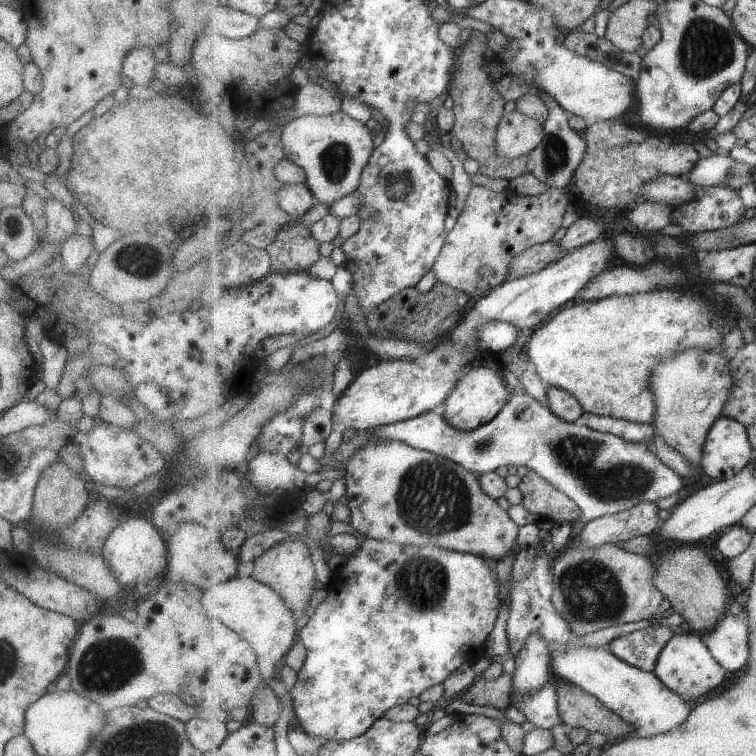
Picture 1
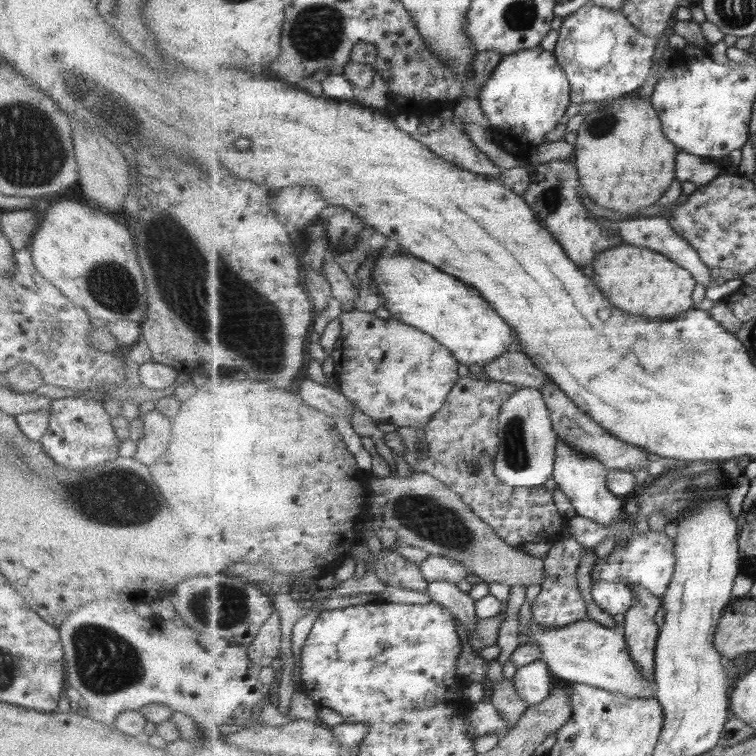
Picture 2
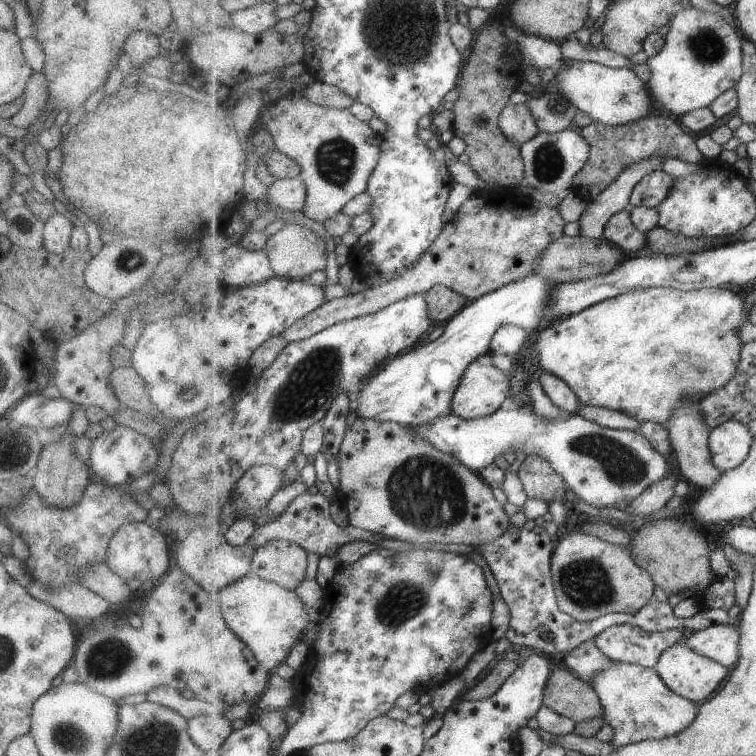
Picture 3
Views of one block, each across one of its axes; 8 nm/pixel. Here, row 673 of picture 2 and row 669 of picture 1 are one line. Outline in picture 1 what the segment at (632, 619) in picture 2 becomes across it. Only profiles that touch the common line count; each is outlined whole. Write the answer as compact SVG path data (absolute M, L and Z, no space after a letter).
M651 626L612 640L607 647L632 666L653 673L664 647L678 630L670 626Z

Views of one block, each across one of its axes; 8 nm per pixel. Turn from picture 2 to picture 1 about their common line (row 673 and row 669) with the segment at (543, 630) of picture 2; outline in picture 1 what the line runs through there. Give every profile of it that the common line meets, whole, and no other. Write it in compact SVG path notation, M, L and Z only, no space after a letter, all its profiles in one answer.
M576 640L551 646L551 665L555 676L569 685L589 692L608 708L636 727L629 737L653 737L669 733L692 714L687 699L672 692L653 673L632 666L618 658L607 647L584 646Z

